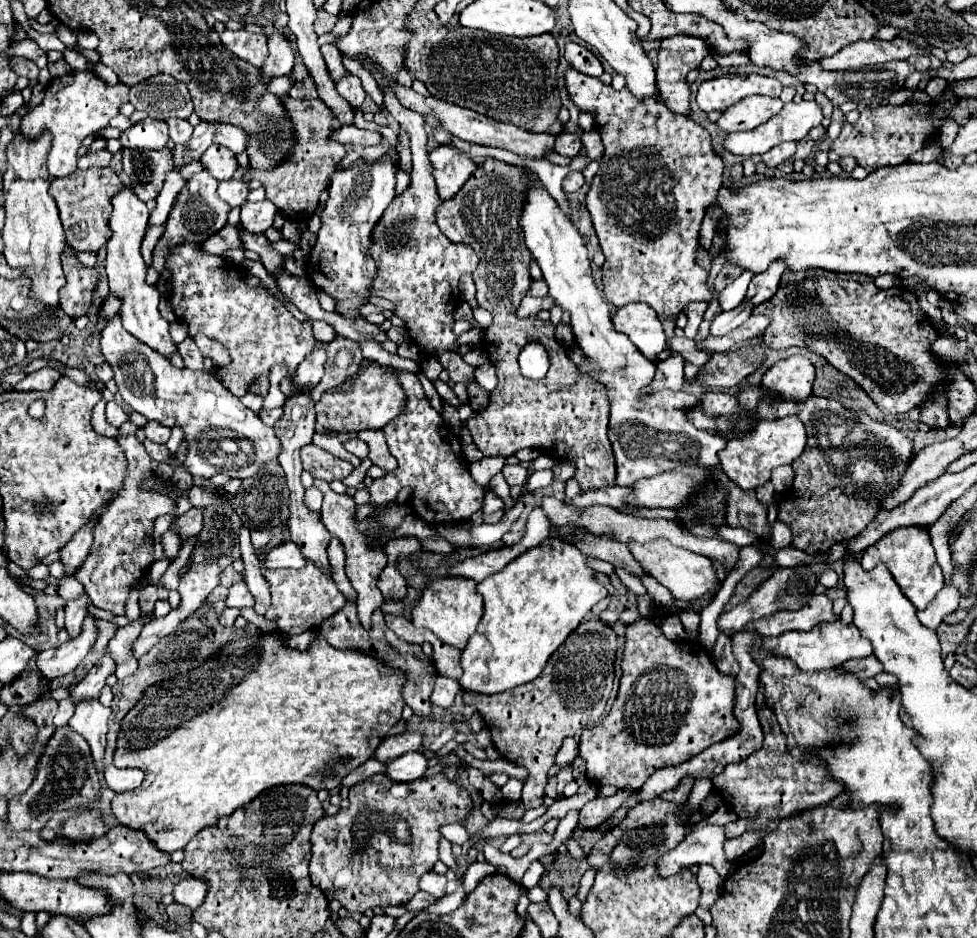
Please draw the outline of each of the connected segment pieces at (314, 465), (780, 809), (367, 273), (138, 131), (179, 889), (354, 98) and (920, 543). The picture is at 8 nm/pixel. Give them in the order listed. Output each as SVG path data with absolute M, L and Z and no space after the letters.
M306 444L300 450L300 456L302 456L304 470L312 472L314 478L322 478L326 482L344 480L354 470L354 466L350 462L336 458L330 452L326 452L314 444Z
M764 706L758 712L758 718L764 728L764 746L740 764L728 764L726 770L712 780L714 790L740 818L752 818L752 822L746 828L750 832L766 830L768 820L788 818L794 812L826 804L838 794L842 794L842 784L836 782L828 774L828 770L822 768L822 764L804 764L790 754L786 746L786 736L782 734L780 724L770 708Z
M390 154L376 164L354 164L332 176L330 198L322 212L318 244L308 258L308 276L312 284L334 298L336 312L346 318L360 318L360 308L368 302L374 284L376 262L370 256L370 236L388 204L394 200L396 166Z
M146 118L140 124L130 126L122 132L120 142L124 148L140 148L140 150L158 150L168 142L168 126L164 120Z
M186 876L174 886L174 900L192 910L196 910L202 904L204 896L206 896L206 880Z
M352 74L342 78L342 82L336 84L336 90L348 100L348 104L352 108L360 108L362 102L364 102L364 96L366 96L366 92L364 92L364 88L360 84L360 78L356 78Z
M910 526L910 528L896 528L888 534L884 534L876 544L868 546L862 554L862 568L864 570L872 570L876 564L884 562L888 566L888 570L892 572L896 584L900 586L902 594L918 608L924 610L928 608L928 604L932 602L932 598L936 596L936 592L944 586L944 576L942 570L936 562L934 556L934 548L928 536L926 528L920 526Z

